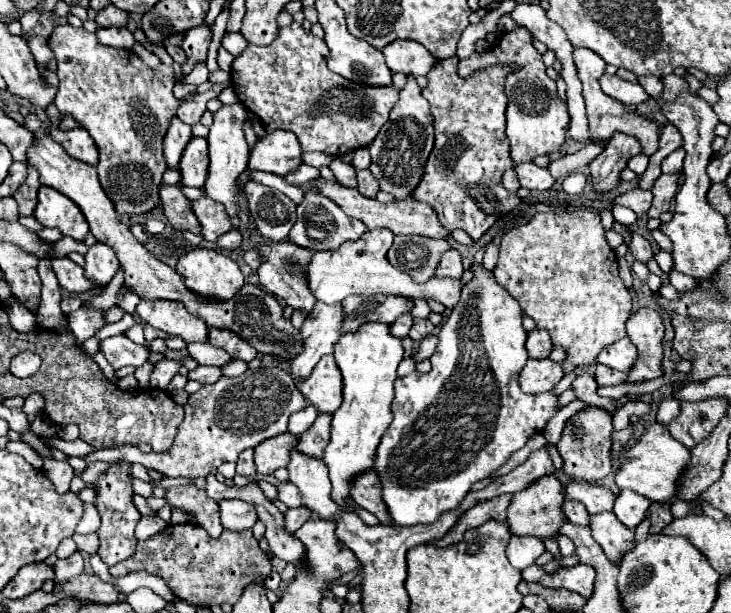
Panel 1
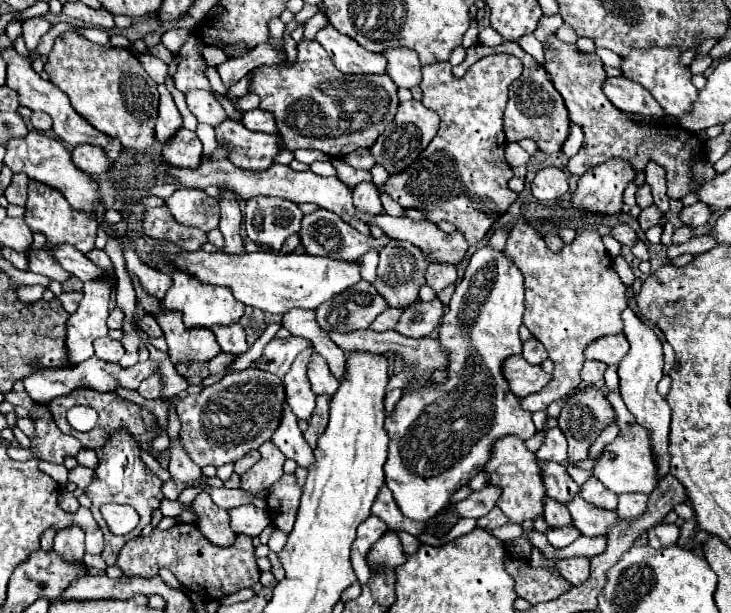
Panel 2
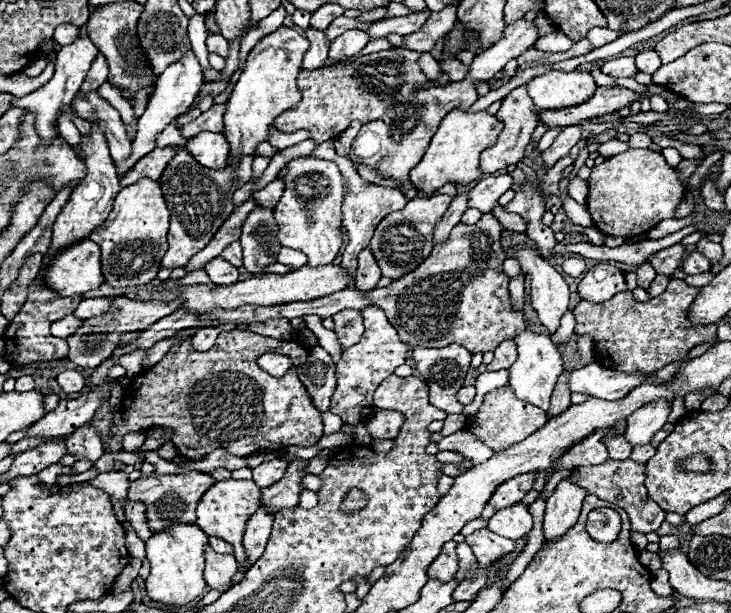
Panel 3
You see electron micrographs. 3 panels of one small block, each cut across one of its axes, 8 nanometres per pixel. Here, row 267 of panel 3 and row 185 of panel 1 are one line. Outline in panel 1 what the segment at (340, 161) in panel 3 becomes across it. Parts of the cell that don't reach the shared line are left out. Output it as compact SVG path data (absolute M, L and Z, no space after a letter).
M334 158L334 162L330 164L330 170L334 172L336 180L346 186L346 188L356 188L356 172L352 166L344 164L340 158Z

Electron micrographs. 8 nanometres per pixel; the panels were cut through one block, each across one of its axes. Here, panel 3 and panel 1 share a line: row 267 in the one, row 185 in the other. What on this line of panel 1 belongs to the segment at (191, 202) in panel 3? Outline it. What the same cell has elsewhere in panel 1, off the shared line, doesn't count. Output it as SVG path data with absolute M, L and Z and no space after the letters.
M164 184L160 188L160 200L168 222L176 230L190 230L194 234L200 234L200 222L196 214L192 214L192 202L184 196L180 184Z

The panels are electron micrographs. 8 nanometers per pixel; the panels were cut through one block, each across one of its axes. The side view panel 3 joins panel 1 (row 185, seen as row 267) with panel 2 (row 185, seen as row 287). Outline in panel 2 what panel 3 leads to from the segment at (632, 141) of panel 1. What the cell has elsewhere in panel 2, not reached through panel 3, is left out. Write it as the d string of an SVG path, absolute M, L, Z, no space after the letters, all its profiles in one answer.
M610 158L608 162L602 162L602 166L594 166L594 170L580 176L578 188L572 194L572 206L590 212L616 214L622 208L622 192L632 180L632 164L624 162L624 158Z

